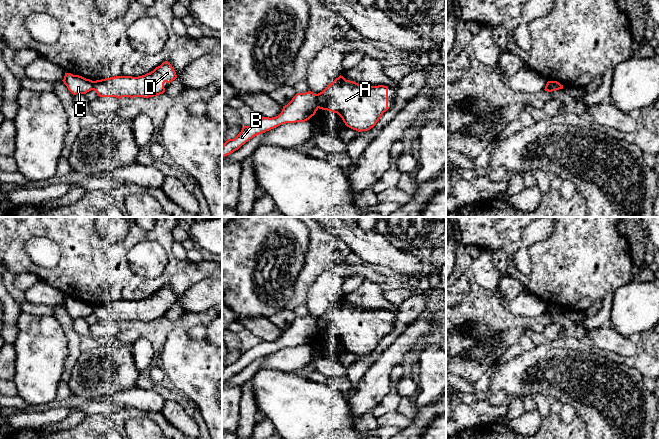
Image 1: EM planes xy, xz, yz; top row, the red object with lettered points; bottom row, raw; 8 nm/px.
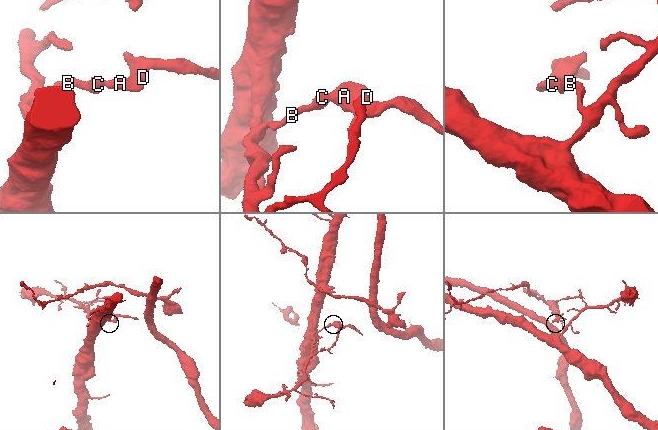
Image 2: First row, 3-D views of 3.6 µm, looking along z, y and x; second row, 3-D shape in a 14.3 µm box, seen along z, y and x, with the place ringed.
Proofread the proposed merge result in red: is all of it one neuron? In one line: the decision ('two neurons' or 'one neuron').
two neurons

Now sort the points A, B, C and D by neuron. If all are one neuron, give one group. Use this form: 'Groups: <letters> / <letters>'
Groups: A D / B C

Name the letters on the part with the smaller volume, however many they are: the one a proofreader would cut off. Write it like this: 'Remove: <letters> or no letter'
Remove: A, D

